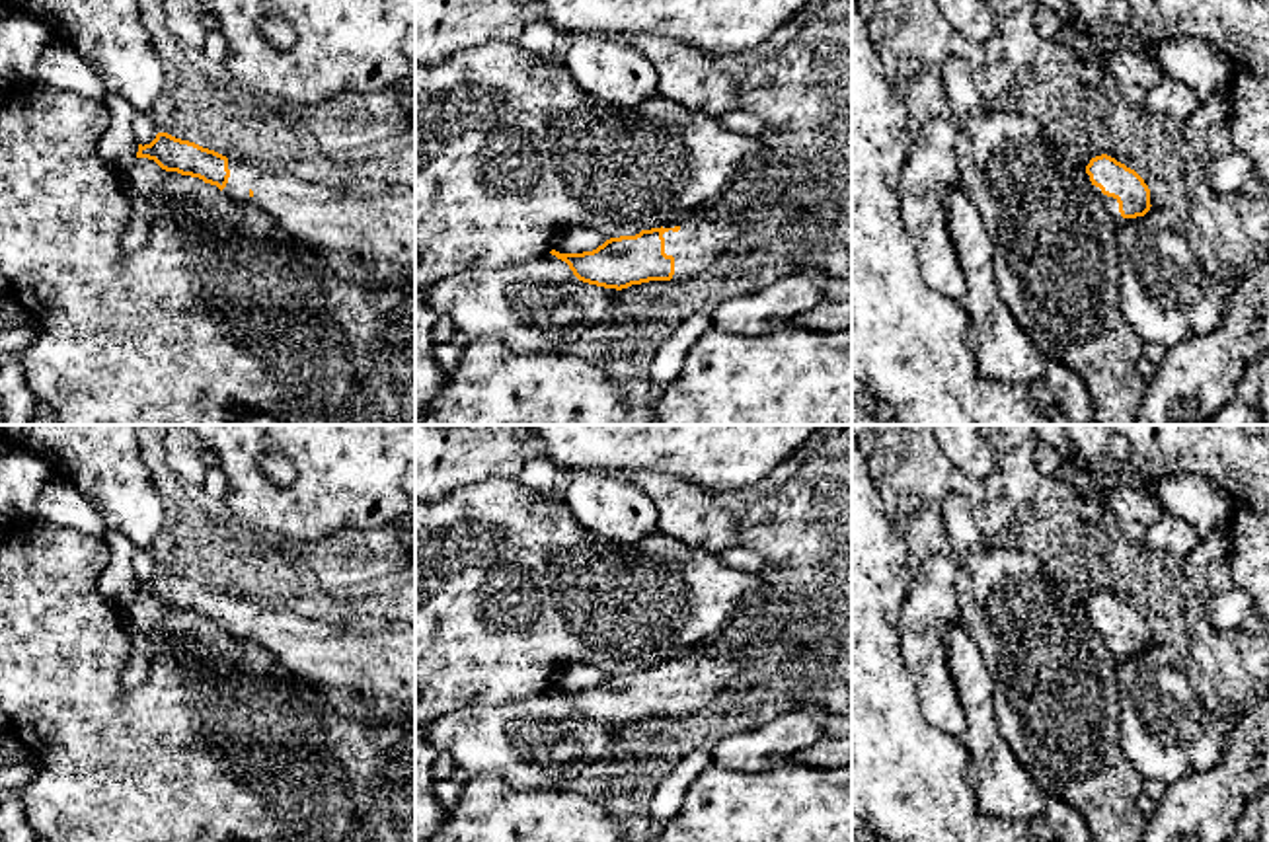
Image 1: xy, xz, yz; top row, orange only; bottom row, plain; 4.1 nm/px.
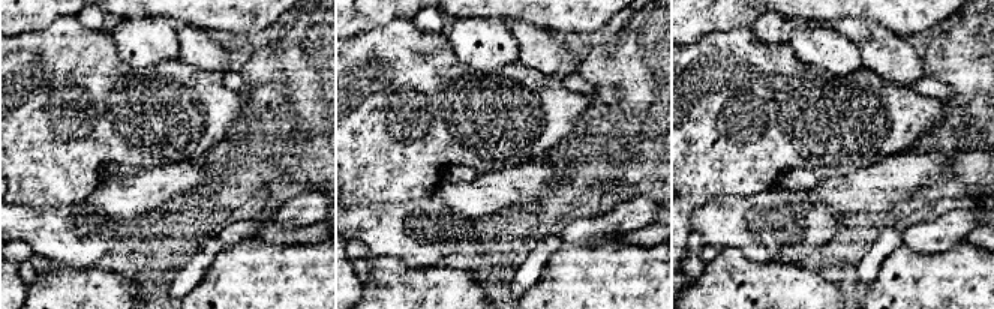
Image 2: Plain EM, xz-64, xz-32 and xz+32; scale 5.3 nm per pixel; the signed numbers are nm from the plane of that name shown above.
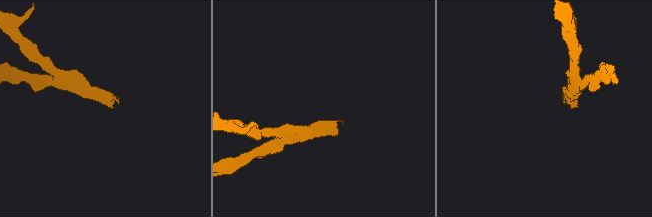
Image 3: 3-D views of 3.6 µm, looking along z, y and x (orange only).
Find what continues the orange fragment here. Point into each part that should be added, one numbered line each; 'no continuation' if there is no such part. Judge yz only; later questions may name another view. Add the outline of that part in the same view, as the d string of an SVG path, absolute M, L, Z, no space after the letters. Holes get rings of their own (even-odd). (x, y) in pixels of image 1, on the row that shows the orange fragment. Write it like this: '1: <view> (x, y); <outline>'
1: yz (1112, 205); M1094 185L1094 191L1099 195L1101 203L1105 205L1107 214L1113 218L1117 230L1121 226L1129 224L1129 218L1123 218L1121 212L1119 212L1117 199L1103 195L1101 189L1096 187L1096 185Z

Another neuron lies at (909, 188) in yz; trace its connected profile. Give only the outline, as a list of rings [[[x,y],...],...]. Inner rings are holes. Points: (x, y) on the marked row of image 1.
[[[947,117],[922,123],[899,175],[897,197],[901,220],[918,246],[924,283],[965,304],[967,279],[942,203],[942,191],[959,183],[957,133],[959,127]]]

